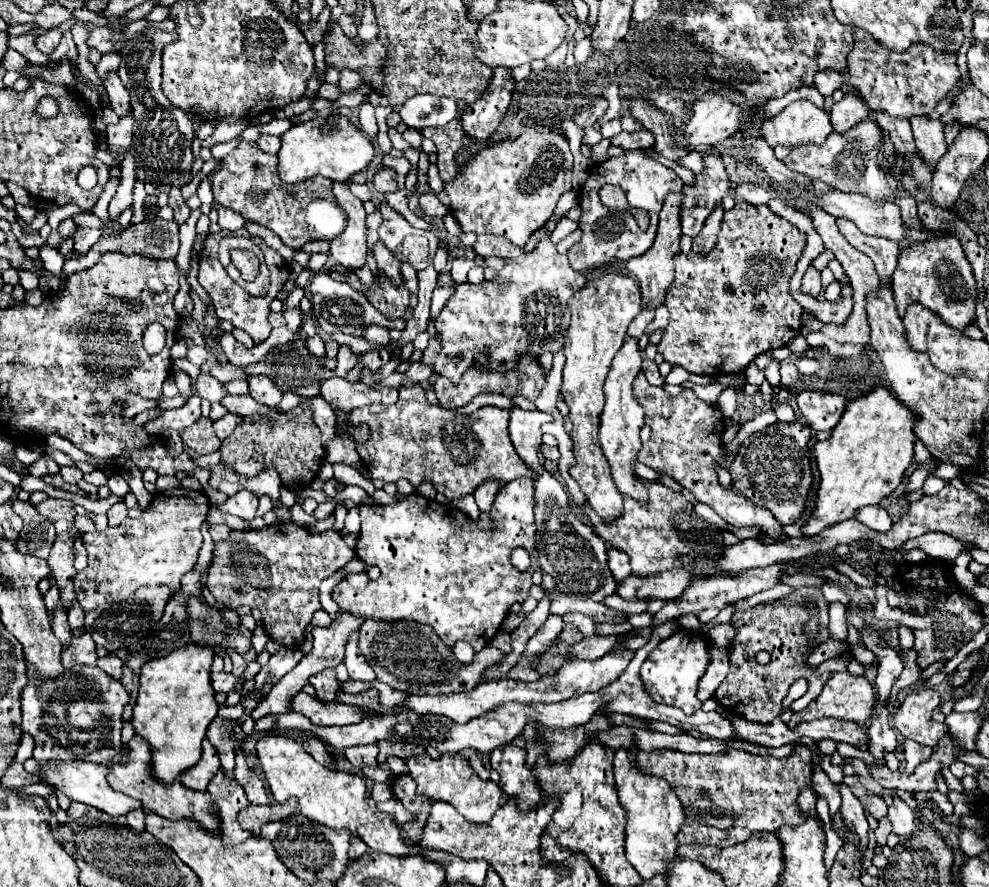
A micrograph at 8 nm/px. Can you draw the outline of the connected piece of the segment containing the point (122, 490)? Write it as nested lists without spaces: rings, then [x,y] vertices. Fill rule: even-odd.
[[[119,474],[111,476],[107,484],[109,484],[111,492],[113,492],[113,494],[117,494],[117,496],[125,496],[125,494],[129,494],[129,492],[131,492],[131,490],[129,490],[129,484],[127,484]]]

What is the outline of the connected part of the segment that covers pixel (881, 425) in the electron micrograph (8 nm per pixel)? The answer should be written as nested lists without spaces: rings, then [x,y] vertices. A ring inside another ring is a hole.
[[[885,388],[849,400],[831,438],[813,446],[821,480],[815,510],[803,526],[803,534],[819,534],[827,526],[855,518],[861,506],[877,506],[889,496],[903,482],[905,470],[913,462],[913,428],[915,414]]]

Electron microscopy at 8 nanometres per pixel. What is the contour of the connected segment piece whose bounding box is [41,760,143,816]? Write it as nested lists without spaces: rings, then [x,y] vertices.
[[[73,760],[73,762],[51,762],[51,764],[41,764],[41,778],[47,780],[49,784],[53,784],[57,790],[61,790],[65,796],[69,796],[75,802],[83,802],[87,806],[93,806],[101,812],[107,812],[109,816],[125,816],[131,810],[139,810],[143,808],[139,800],[131,798],[131,796],[123,796],[119,792],[115,792],[109,782],[107,782],[107,766],[103,764],[91,764],[85,760]]]

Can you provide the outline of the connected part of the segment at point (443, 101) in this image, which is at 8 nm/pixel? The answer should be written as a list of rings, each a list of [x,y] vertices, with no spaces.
[[[417,94],[403,104],[399,114],[407,126],[417,130],[427,126],[445,126],[457,116],[457,104],[445,96]]]

